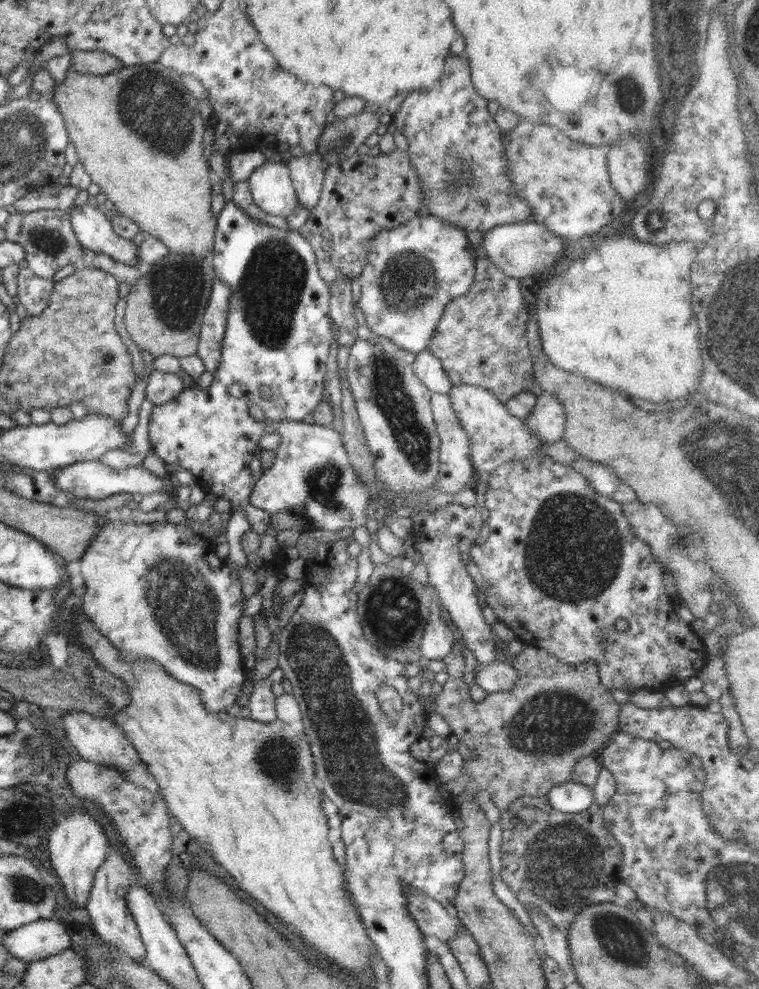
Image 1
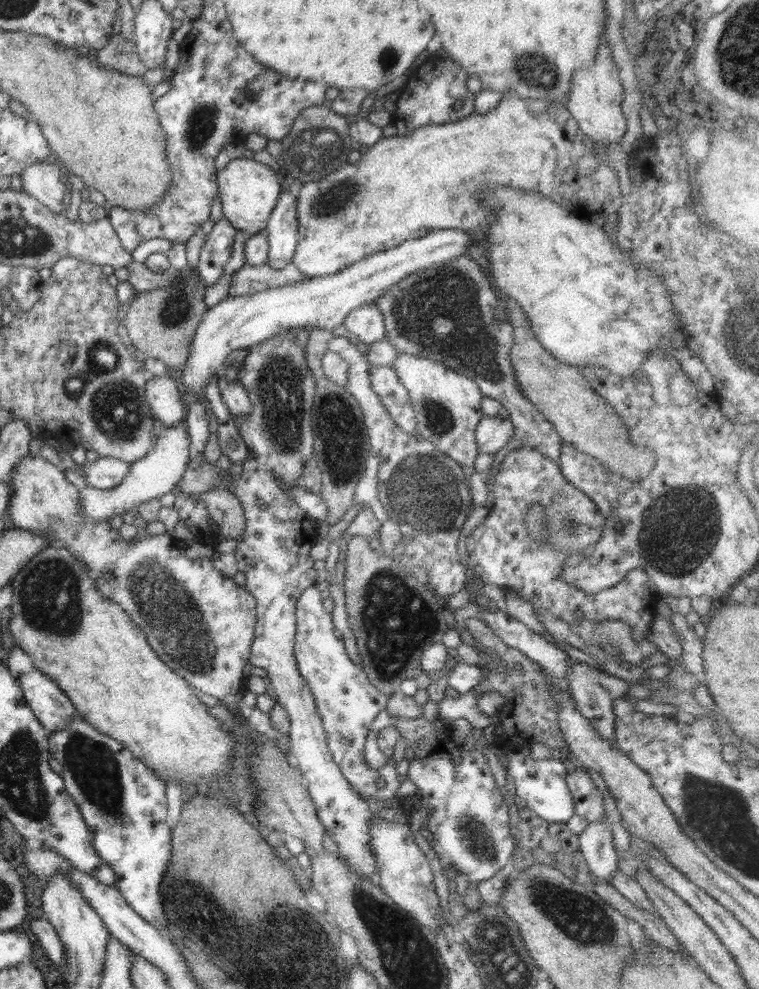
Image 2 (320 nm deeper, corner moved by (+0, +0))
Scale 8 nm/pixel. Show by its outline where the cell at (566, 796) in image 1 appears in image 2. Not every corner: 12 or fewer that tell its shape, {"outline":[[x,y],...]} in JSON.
{"outline":[[507,752],[517,795],[540,818],[567,822],[574,799],[566,766]]}

